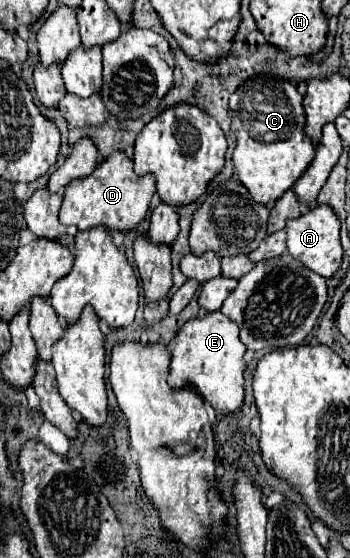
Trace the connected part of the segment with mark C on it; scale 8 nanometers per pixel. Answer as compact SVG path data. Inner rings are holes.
M256 76L246 80L230 96L232 132L236 134L236 148L232 154L234 170L240 184L244 184L254 202L270 206L306 172L314 160L314 144L304 134L304 108L296 84L270 76Z

